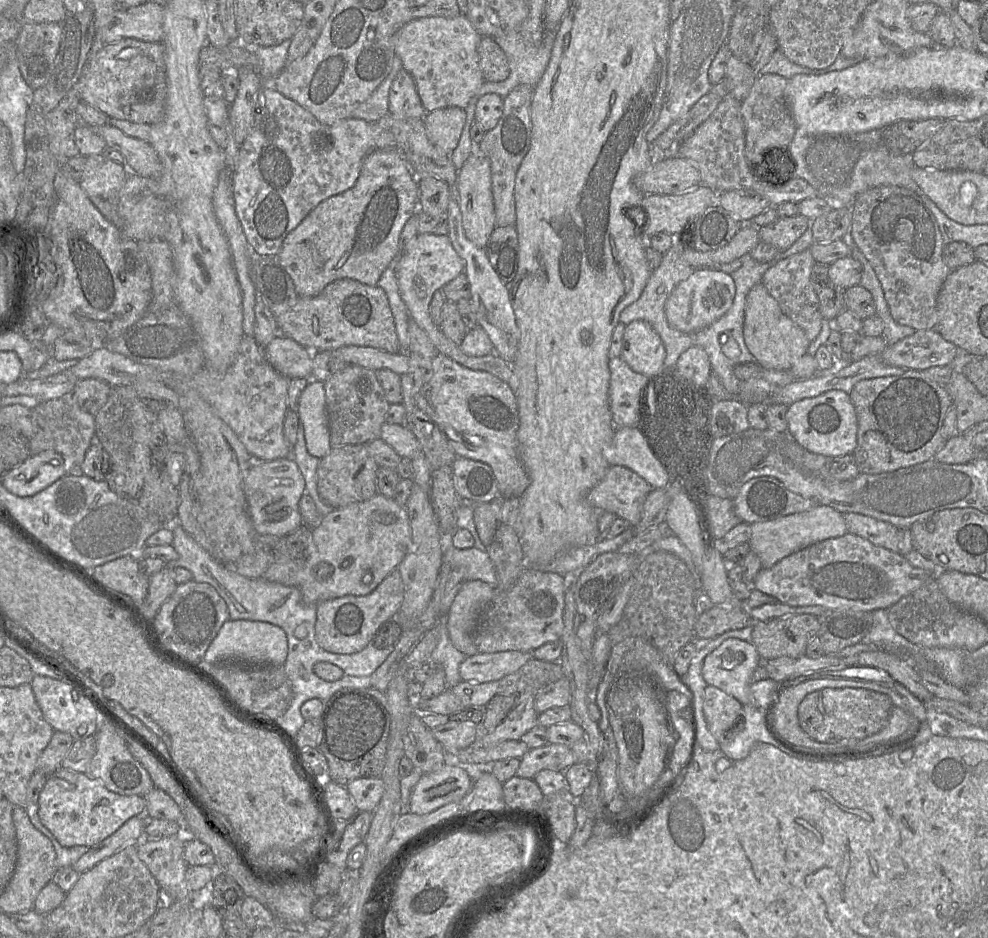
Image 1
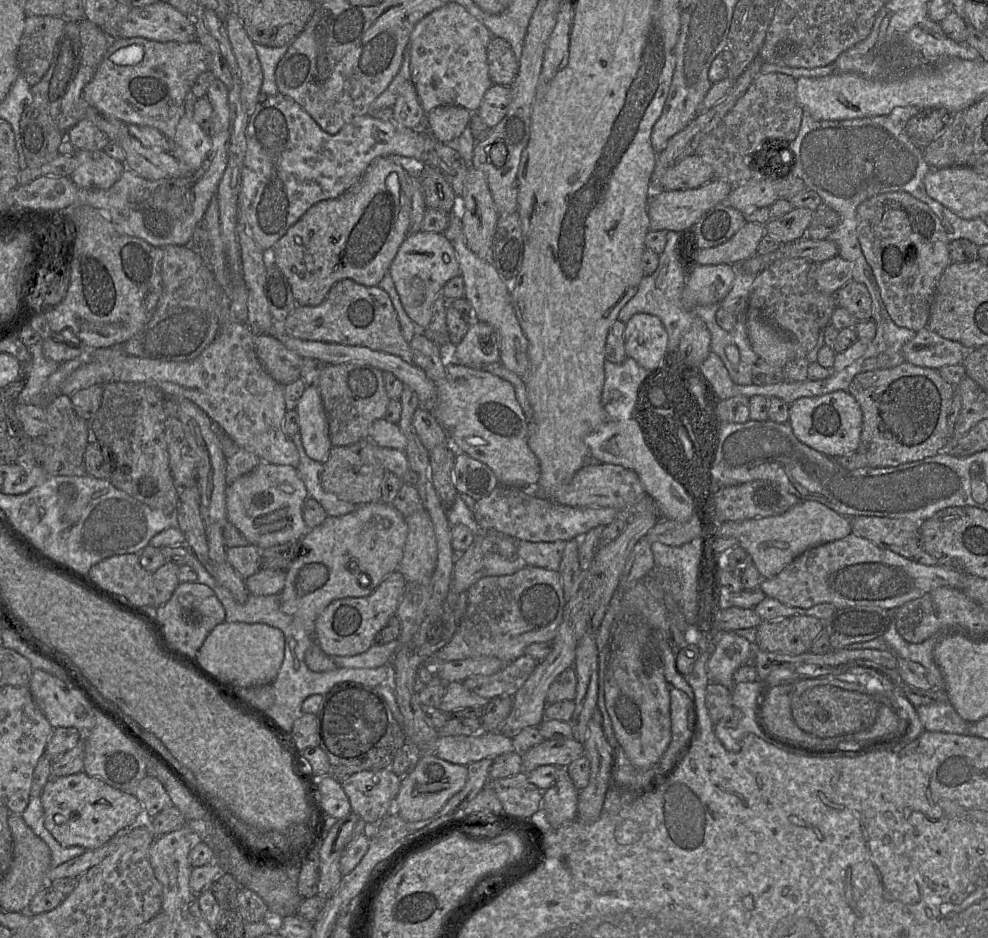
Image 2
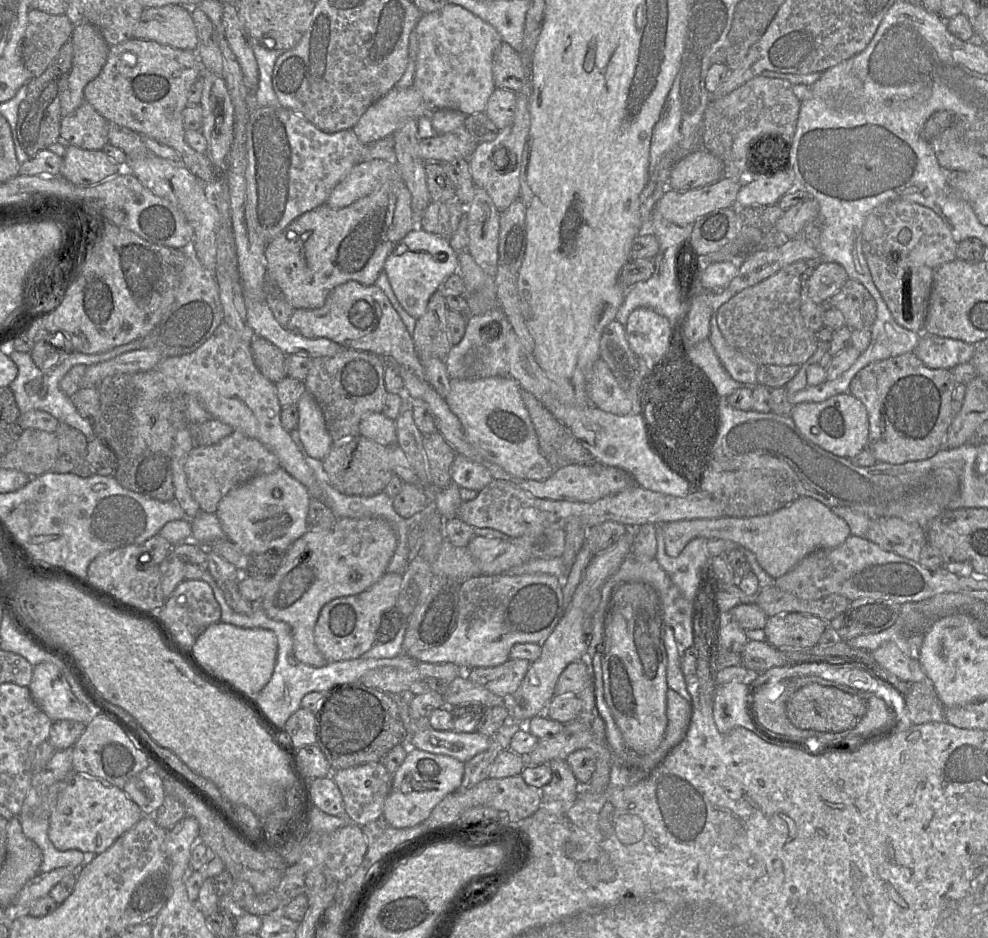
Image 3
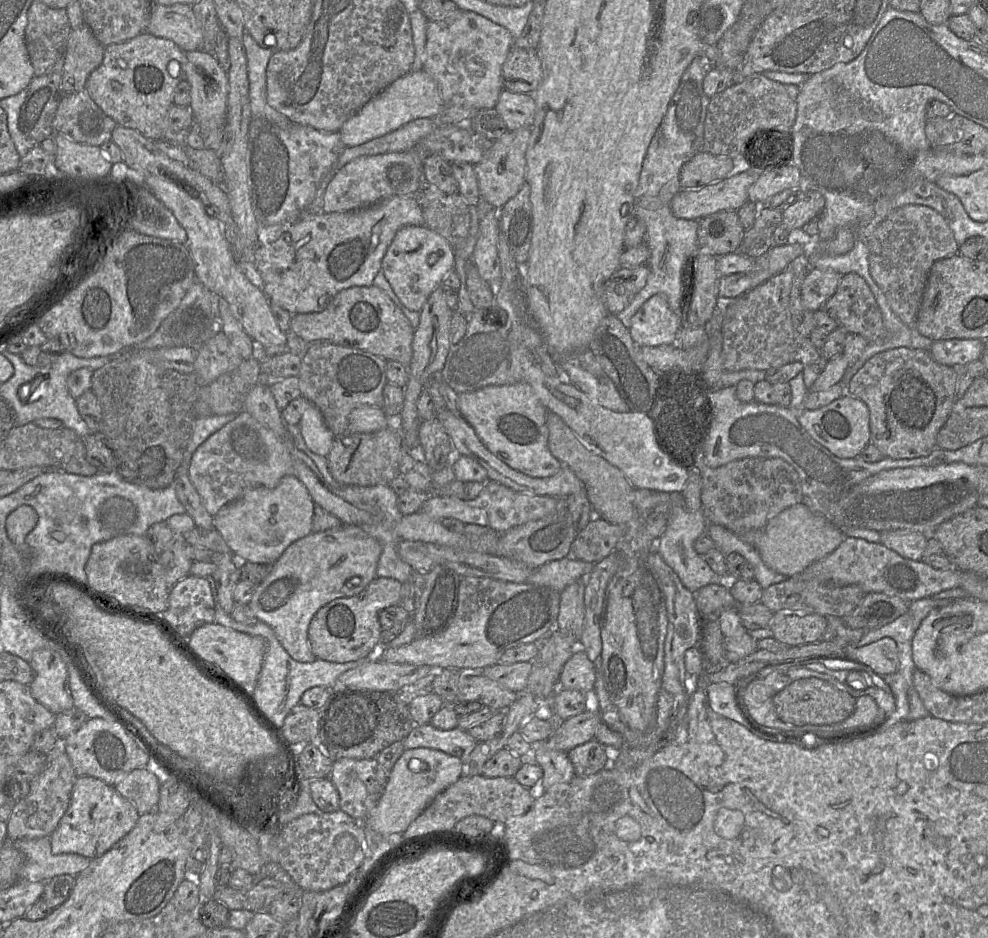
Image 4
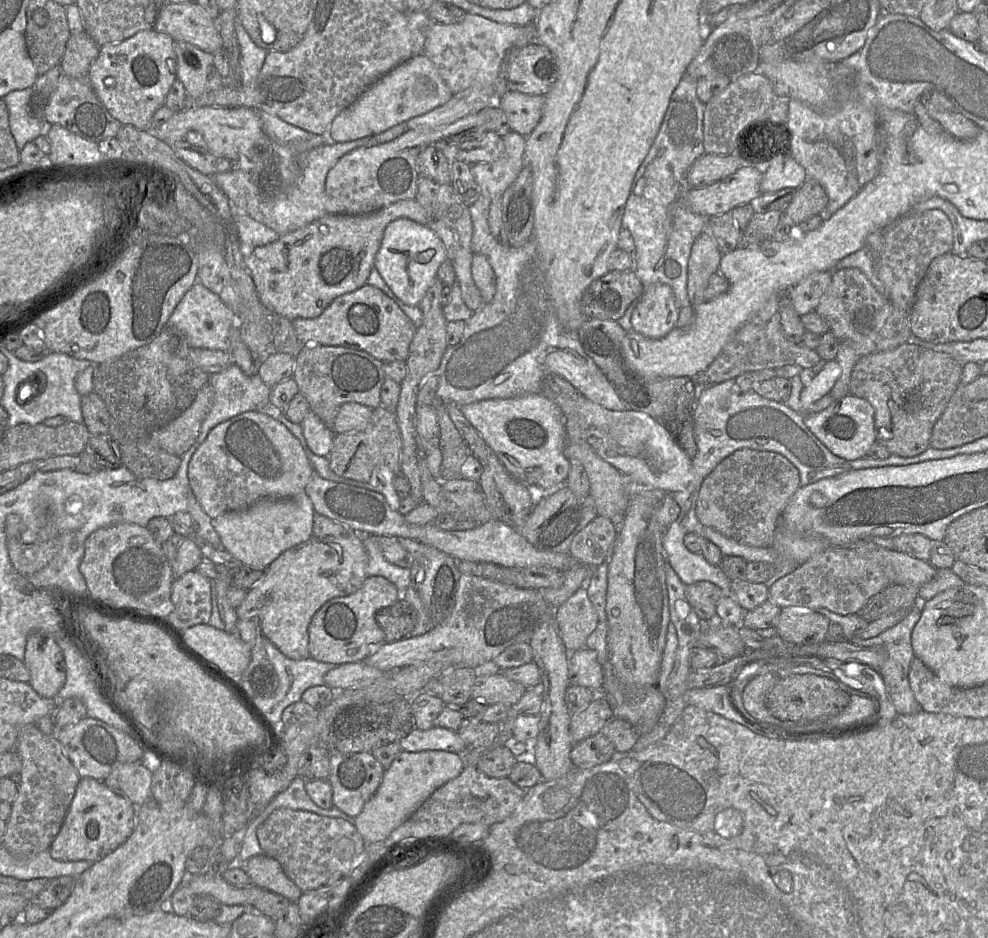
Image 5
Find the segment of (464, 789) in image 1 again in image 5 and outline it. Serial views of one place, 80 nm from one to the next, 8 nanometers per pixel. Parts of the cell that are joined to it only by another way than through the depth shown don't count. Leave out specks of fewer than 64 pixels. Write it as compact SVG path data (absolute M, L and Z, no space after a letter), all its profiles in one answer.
M438 750L402 751L385 770L379 788L355 817L354 826L366 844L384 842L437 789L458 777L463 770L464 758L460 754Z

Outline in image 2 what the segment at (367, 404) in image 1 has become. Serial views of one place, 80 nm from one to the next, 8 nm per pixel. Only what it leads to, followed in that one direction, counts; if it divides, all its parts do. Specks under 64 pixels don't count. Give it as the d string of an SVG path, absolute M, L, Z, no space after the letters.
M364 362L326 364L315 385L322 398L332 446L351 445L369 439L372 424L384 418L390 401L382 370Z

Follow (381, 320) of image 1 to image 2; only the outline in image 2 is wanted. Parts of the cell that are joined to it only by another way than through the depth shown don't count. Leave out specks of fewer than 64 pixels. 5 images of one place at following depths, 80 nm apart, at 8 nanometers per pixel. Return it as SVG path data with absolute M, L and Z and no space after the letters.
M343 279L335 283L324 301L317 306L297 305L282 324L282 330L302 340L321 341L351 346L362 346L399 356L404 361L413 363L413 355L409 343L403 337L397 312L389 295L379 286L364 286L351 279Z

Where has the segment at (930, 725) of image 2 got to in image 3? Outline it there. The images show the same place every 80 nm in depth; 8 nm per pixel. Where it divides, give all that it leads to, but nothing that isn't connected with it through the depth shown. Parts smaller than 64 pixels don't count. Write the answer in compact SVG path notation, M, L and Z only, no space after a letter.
M929 680L913 683L904 695L908 716L913 725L945 722L945 706Z

